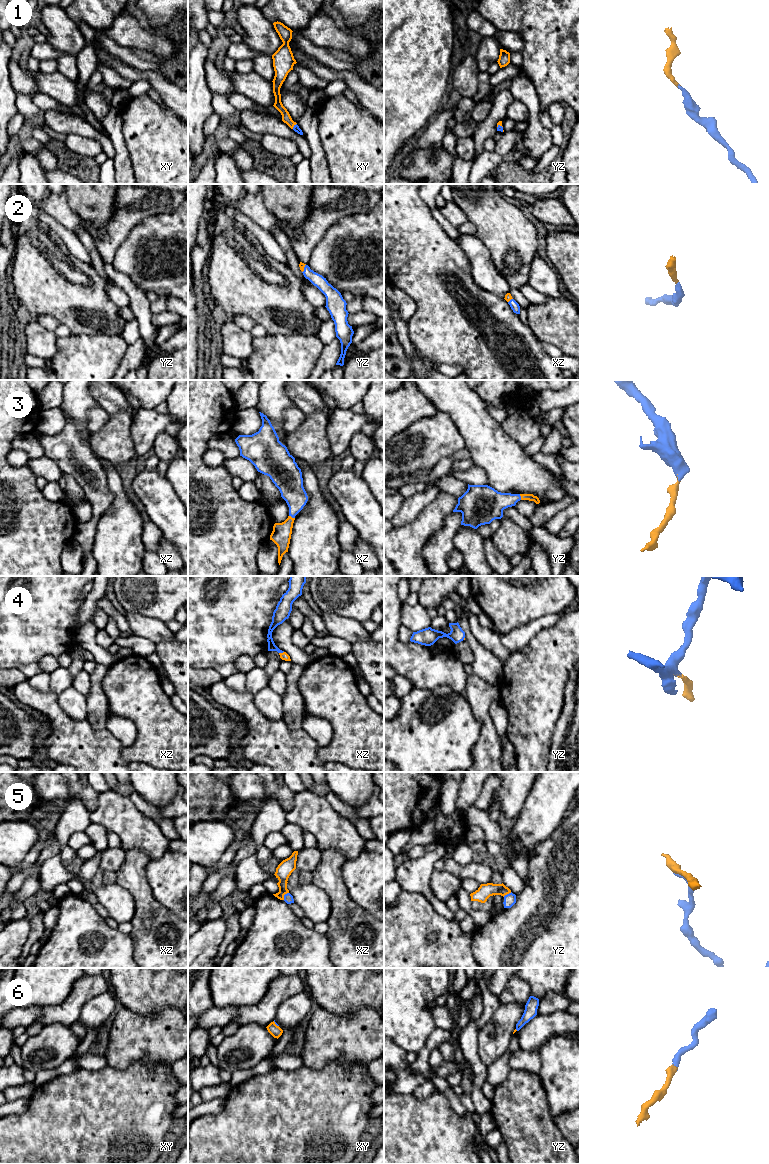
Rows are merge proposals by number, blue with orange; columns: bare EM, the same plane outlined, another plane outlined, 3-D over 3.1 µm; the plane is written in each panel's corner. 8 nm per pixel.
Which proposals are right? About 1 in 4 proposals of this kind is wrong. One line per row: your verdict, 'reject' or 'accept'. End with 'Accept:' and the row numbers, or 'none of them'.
1: accept
2: accept
3: accept
4: accept
5: reject
6: accept
Accept: 1, 2, 3, 4, 6

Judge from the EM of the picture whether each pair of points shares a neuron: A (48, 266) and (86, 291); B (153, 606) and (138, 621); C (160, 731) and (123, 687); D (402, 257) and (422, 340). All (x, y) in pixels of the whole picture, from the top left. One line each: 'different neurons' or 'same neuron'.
A: same neuron
B: different neurons
C: same neuron
D: same neuron

